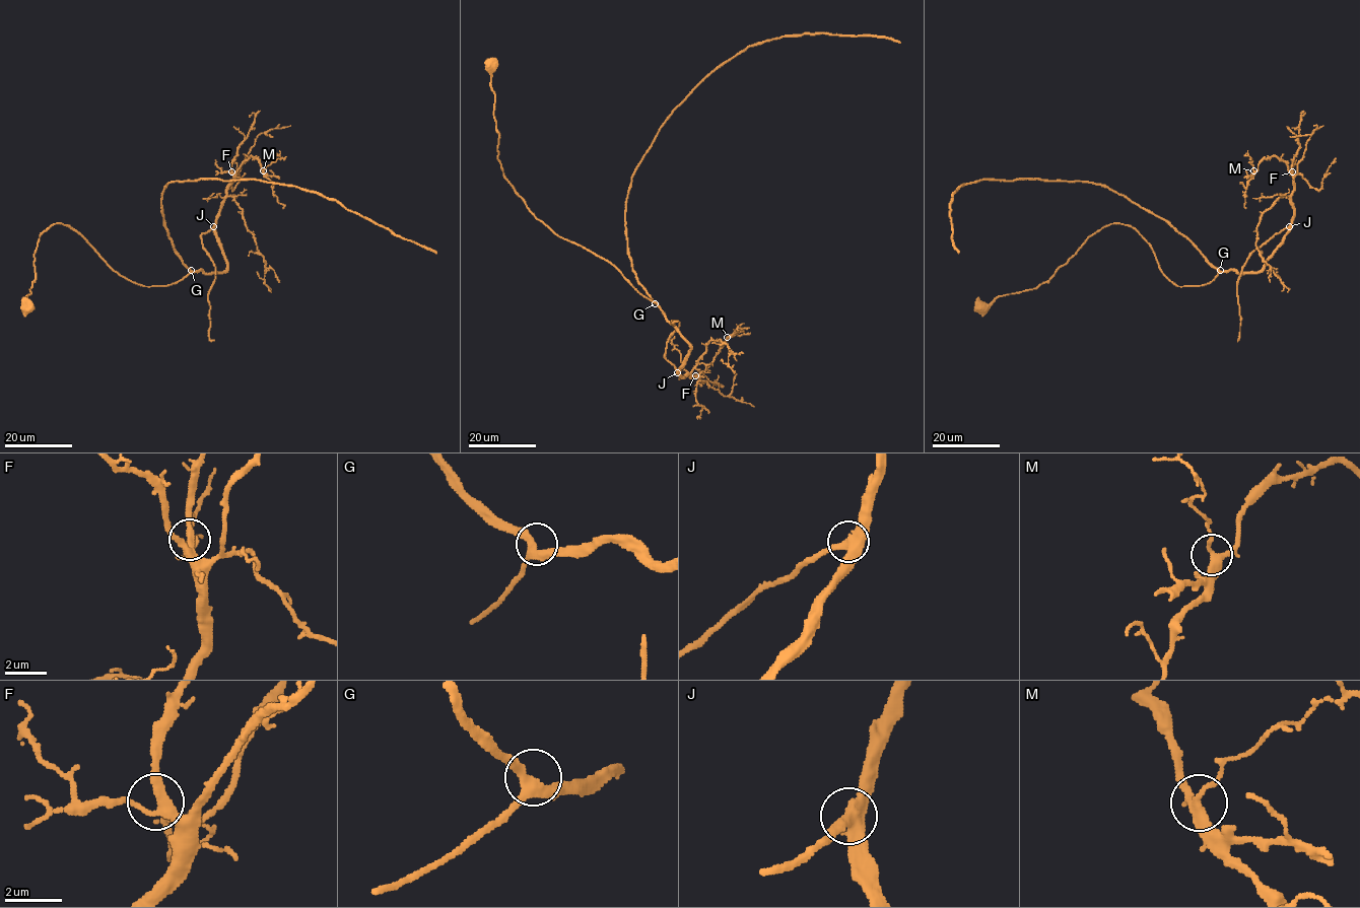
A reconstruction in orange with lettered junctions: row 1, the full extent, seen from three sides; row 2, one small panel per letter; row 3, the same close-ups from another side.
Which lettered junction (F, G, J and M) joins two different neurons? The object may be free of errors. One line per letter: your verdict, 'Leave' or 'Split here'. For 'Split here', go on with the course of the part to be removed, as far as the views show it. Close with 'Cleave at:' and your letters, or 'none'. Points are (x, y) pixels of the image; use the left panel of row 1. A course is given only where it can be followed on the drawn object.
F: Leave
G: Leave
J: Split here. Course of the part to remove: (213, 227), (201, 235), (201, 241), (215, 270), (208, 294), (209, 338), (214, 341)
M: Leave
Cleave at: J

